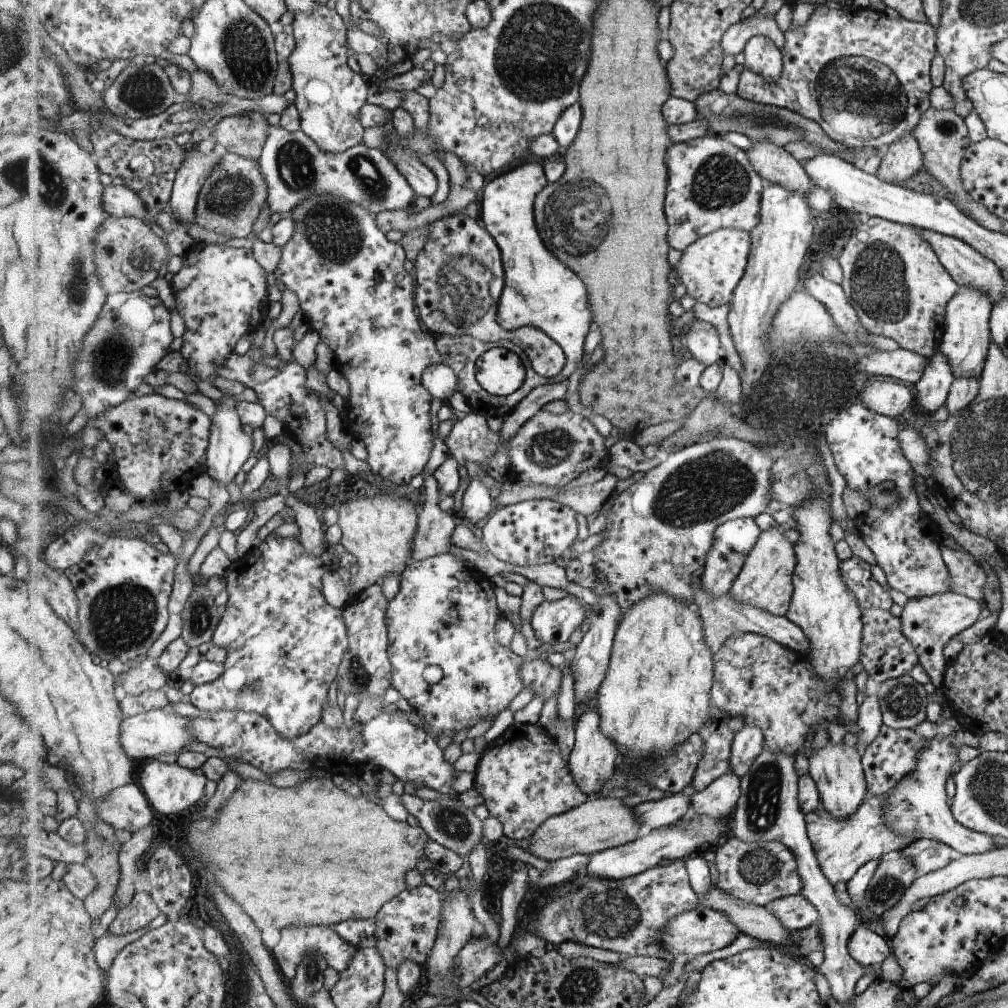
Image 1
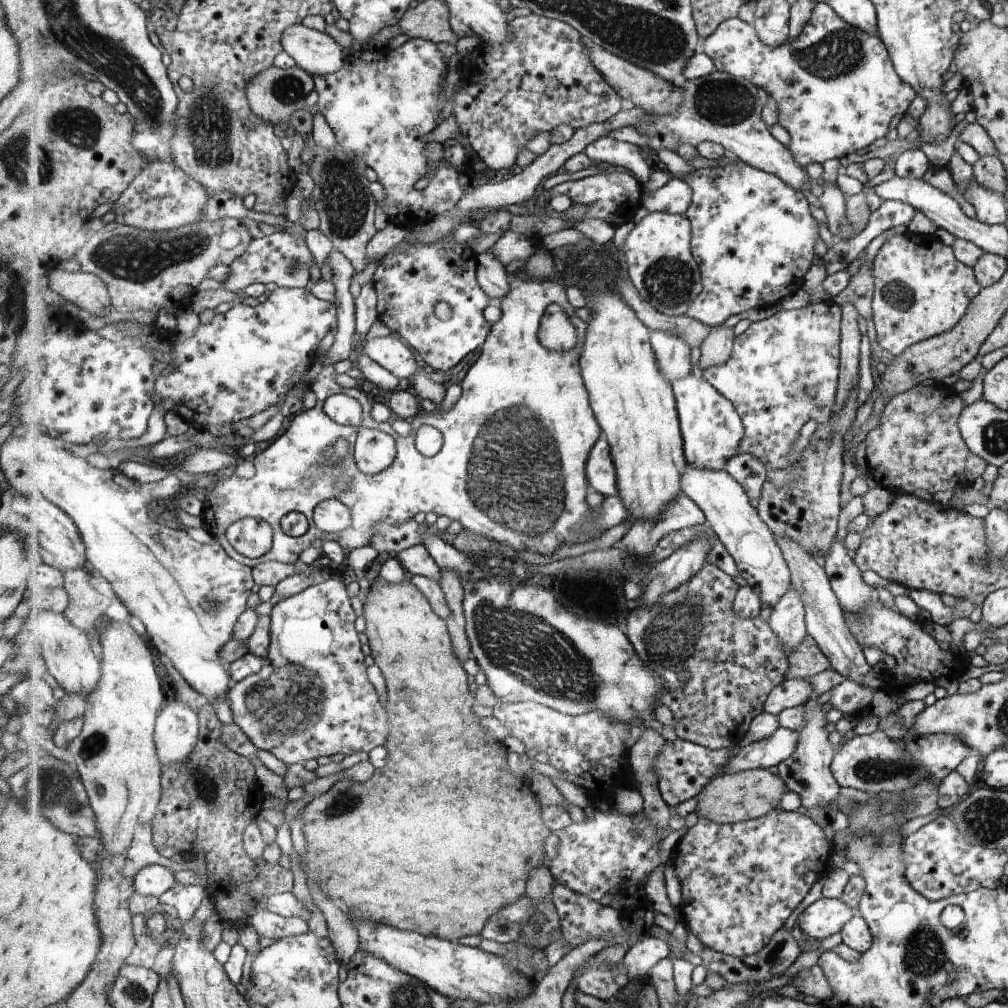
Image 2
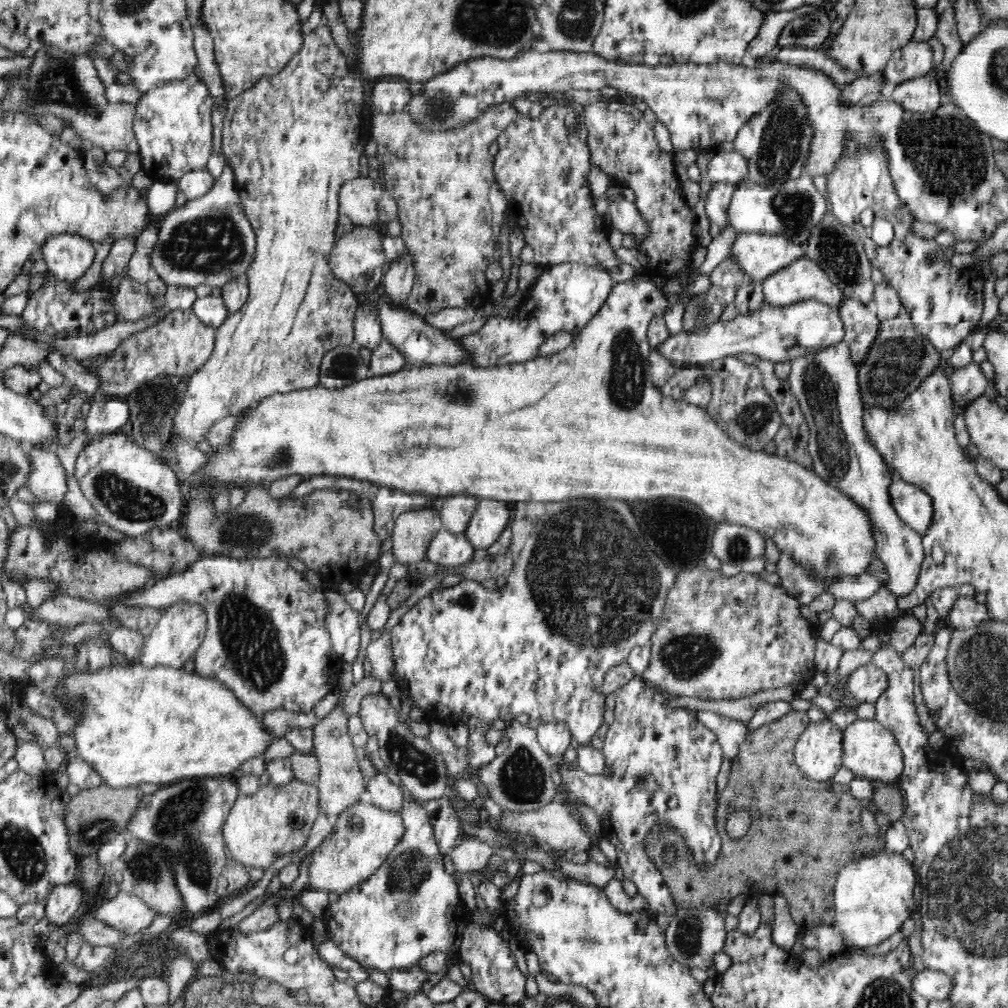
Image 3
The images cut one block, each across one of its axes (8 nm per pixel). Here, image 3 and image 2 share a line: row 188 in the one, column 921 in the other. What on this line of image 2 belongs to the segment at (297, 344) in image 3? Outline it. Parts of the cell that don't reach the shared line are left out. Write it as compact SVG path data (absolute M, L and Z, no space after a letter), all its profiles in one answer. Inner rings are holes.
M909 232L892 234L877 250L873 262L872 294L873 326L877 344L893 356L909 345L944 333L952 328L967 312L980 287L972 267L965 266L952 253L952 247L943 245L935 235L918 235Z

